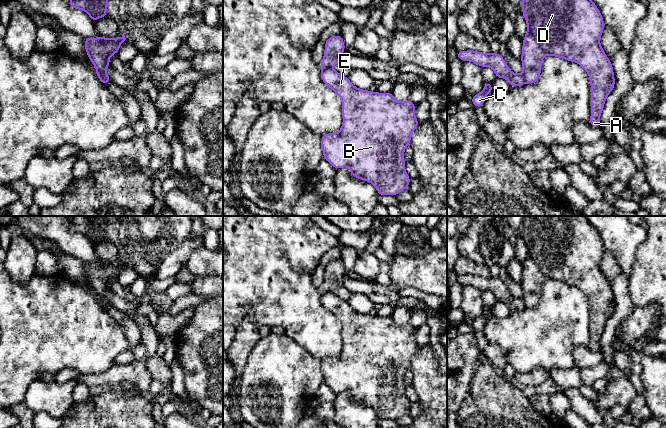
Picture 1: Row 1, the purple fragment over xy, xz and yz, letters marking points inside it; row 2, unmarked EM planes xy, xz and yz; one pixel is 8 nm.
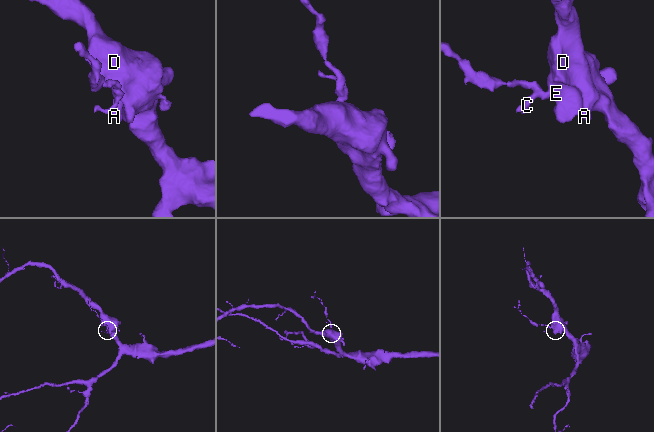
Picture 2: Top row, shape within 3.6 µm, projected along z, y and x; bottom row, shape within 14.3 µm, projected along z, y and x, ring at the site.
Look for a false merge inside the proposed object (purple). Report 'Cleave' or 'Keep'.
Cleave

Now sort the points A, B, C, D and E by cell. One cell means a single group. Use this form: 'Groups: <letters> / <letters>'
Groups: A B D E / C

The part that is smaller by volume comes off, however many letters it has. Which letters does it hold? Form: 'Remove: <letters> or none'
Remove: C

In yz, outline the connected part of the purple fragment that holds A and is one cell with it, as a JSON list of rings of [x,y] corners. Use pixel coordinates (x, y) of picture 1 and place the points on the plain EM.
[[[524,216],[521,228],[527,247],[523,262],[521,286],[525,307],[539,304],[543,282],[556,280],[576,286],[588,297],[591,309],[591,342],[593,351],[601,351],[600,339],[607,320],[615,310],[613,290],[600,269],[605,251],[602,238],[586,216]]]

